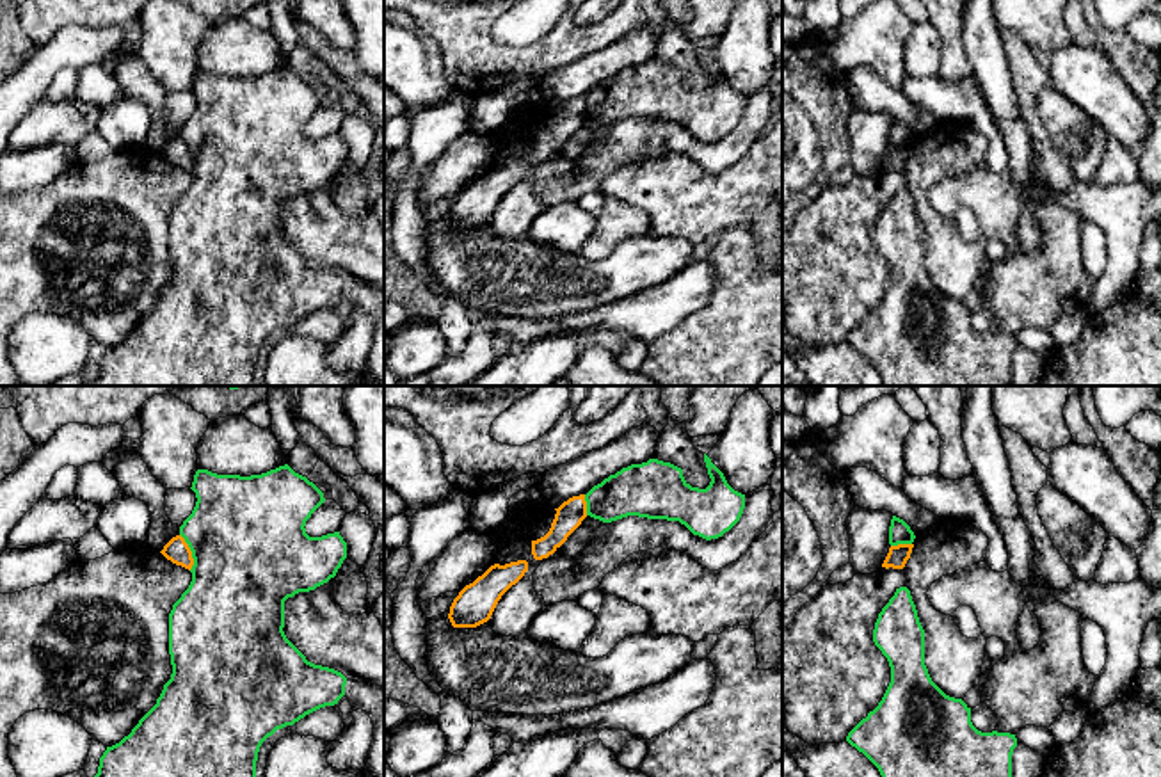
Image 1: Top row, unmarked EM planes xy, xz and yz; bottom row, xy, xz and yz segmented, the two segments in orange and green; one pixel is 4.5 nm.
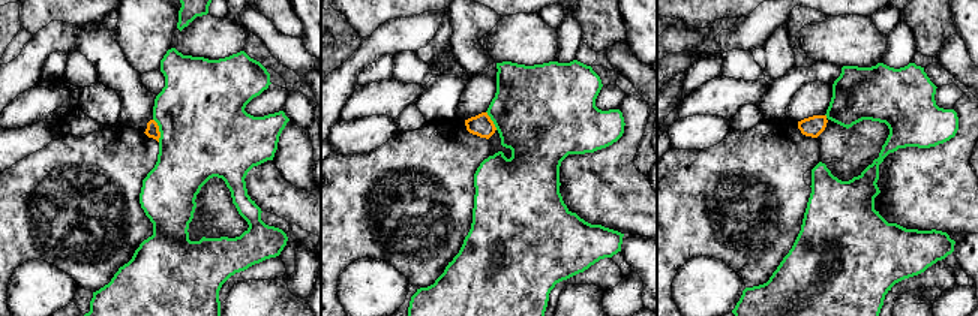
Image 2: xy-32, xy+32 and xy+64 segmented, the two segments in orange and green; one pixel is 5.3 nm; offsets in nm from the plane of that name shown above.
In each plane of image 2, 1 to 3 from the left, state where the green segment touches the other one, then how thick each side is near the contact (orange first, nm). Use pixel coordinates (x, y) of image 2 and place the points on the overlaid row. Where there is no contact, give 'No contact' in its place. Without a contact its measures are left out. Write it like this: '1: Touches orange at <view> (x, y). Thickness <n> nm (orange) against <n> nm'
1: Touches orange at xy-32 (158, 131). Thickness 70 nm (orange) against 480 nm
2: Touches orange at xy+32 (491, 120). Thickness 120 nm (orange) against 480 nm
3: No contact

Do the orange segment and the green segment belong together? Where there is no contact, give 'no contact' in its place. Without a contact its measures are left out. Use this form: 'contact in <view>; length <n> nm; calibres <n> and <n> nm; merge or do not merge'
contact in xy; length 180 nm; calibres 110 and 500 nm; do not merge

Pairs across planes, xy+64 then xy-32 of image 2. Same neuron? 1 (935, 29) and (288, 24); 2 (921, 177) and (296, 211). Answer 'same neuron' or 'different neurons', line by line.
1: same neuron
2: same neuron

